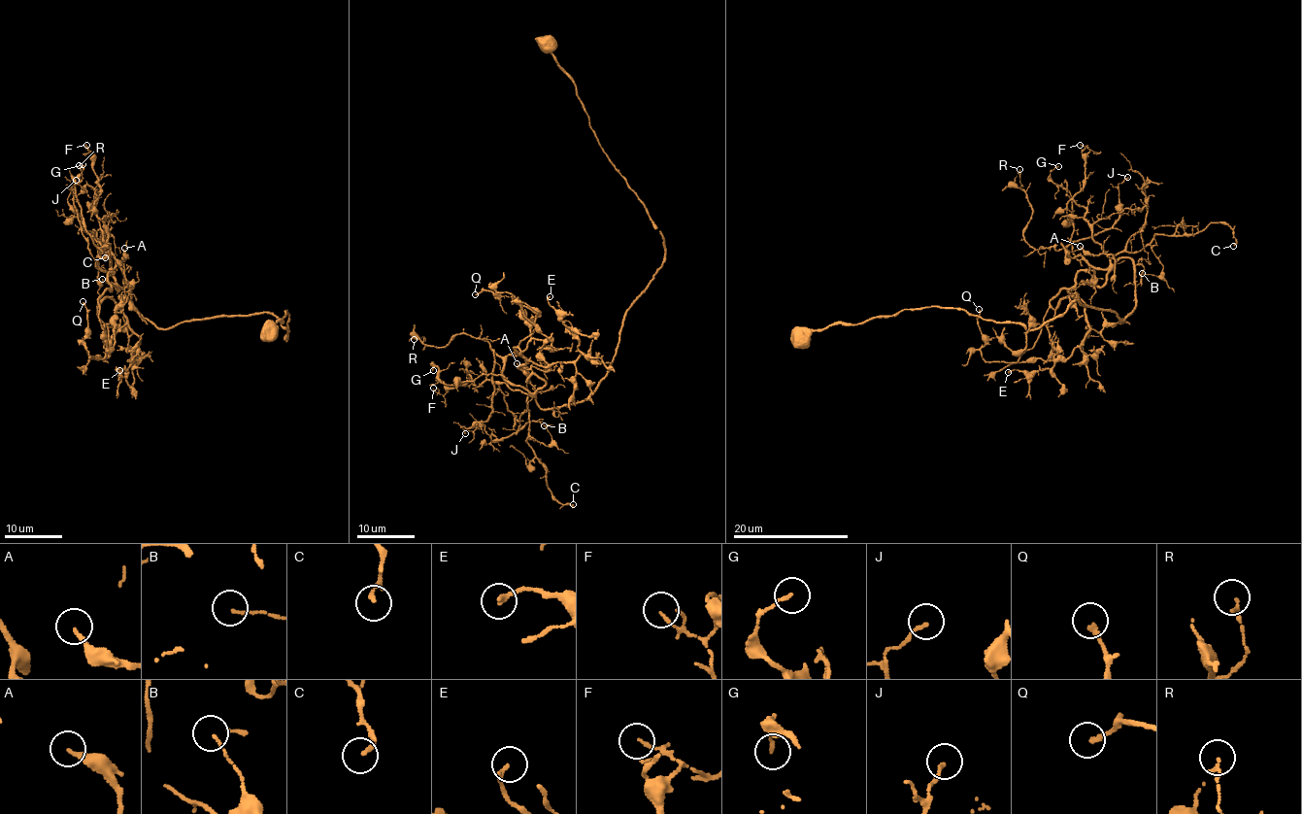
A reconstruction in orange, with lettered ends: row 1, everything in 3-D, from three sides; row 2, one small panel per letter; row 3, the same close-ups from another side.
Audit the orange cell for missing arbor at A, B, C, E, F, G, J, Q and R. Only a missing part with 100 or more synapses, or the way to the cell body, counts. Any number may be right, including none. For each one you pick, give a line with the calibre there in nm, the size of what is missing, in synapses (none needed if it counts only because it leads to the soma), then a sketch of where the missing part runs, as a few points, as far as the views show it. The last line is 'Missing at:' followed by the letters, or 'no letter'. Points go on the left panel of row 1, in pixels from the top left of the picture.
Missing at: no letter

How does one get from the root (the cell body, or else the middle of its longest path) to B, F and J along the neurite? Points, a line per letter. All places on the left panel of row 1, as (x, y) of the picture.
B: (269, 329), (286, 310), (286, 341), (268, 313), (160, 329), (98, 252), (102, 279)
F: (269, 329), (286, 310), (285, 341), (268, 313), (160, 329), (138, 313), (92, 206), (100, 189), (86, 145)
J: (269, 329), (286, 310), (285, 341), (268, 313), (151, 323), (117, 263), (100, 269), (76, 180)

